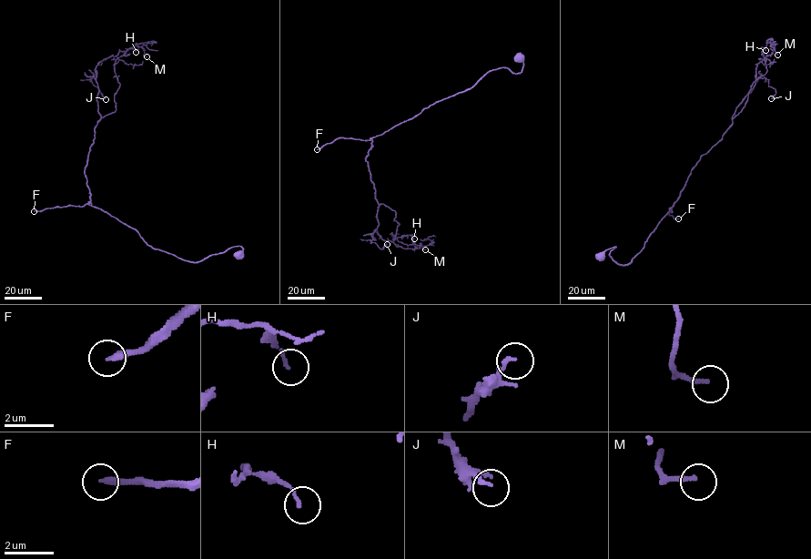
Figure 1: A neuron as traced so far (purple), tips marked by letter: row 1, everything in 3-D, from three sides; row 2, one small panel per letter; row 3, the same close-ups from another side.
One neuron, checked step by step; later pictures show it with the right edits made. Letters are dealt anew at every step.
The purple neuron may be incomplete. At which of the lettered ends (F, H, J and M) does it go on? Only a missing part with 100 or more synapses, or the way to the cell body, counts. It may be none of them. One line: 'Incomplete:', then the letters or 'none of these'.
Incomplete: F

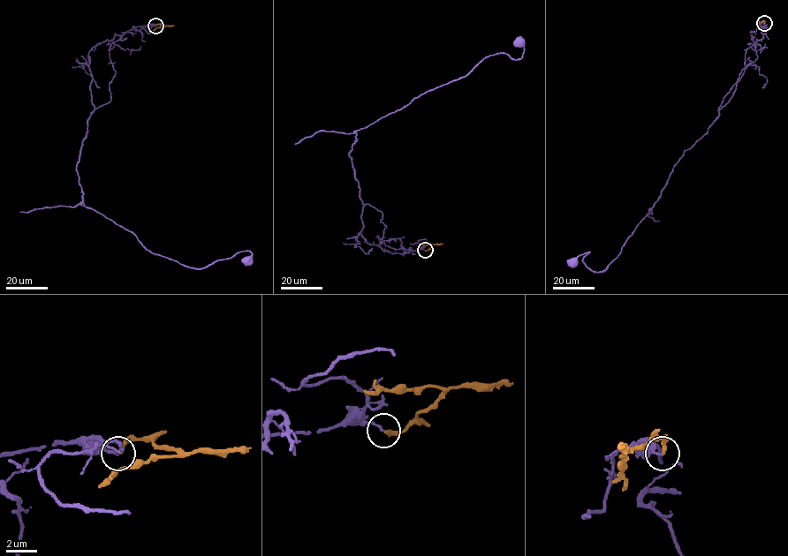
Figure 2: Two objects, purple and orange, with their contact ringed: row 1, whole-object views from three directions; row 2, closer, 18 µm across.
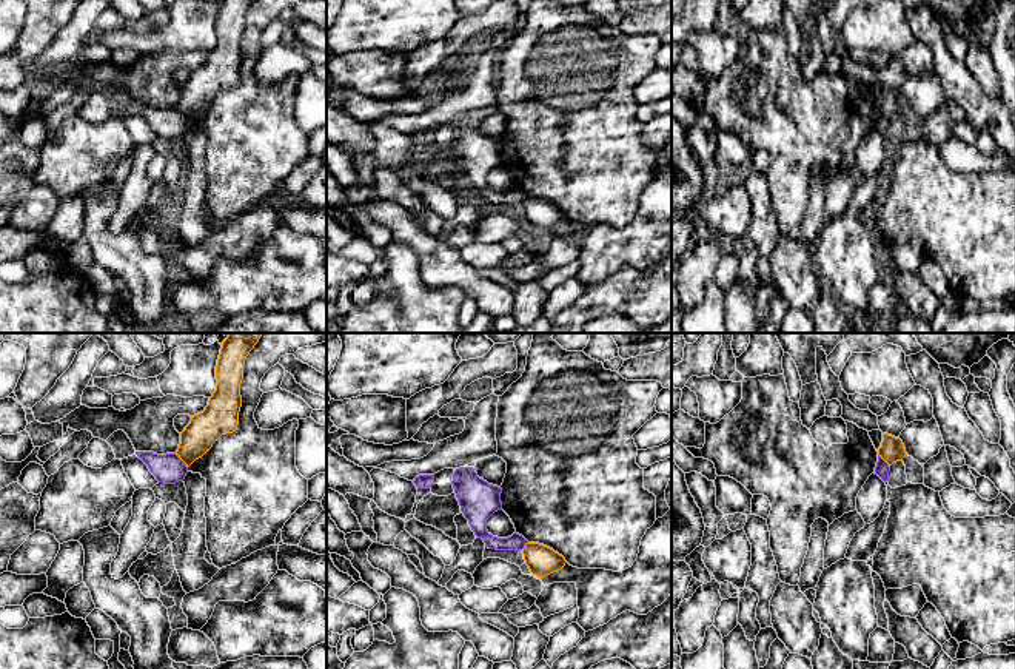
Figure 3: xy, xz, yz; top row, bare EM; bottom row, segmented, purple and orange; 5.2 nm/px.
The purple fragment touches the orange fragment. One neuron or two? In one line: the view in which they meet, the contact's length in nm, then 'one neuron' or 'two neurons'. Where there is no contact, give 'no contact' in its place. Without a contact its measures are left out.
meets purple in xy; contact 100 nm long; two neurons

